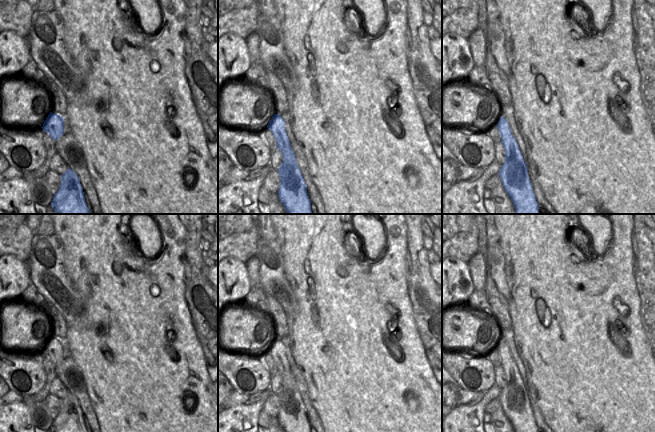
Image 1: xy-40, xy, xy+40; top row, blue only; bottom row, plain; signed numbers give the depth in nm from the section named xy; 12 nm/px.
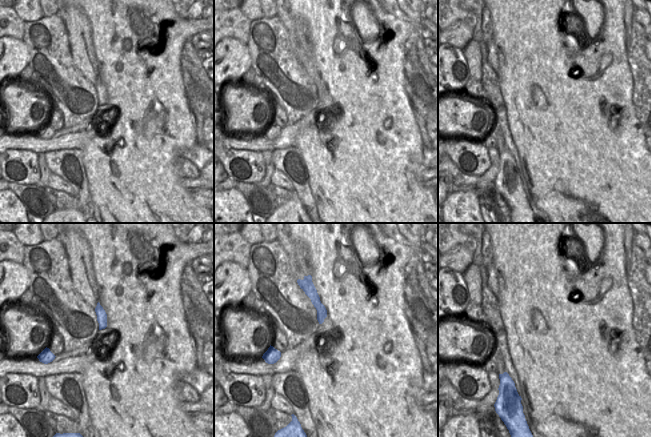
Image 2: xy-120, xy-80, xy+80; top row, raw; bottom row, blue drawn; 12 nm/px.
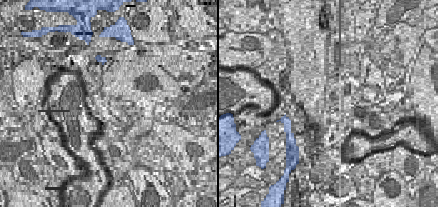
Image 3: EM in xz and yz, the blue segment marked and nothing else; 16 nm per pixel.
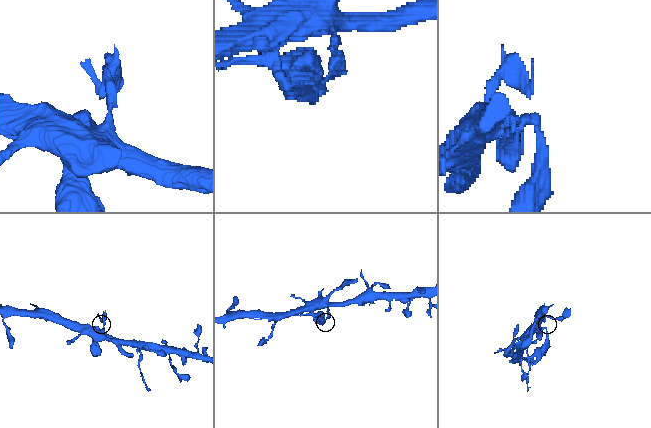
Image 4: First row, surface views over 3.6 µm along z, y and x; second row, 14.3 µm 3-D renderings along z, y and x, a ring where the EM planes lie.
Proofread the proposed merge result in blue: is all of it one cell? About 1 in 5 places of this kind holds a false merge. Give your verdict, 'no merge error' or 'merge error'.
no merge error

